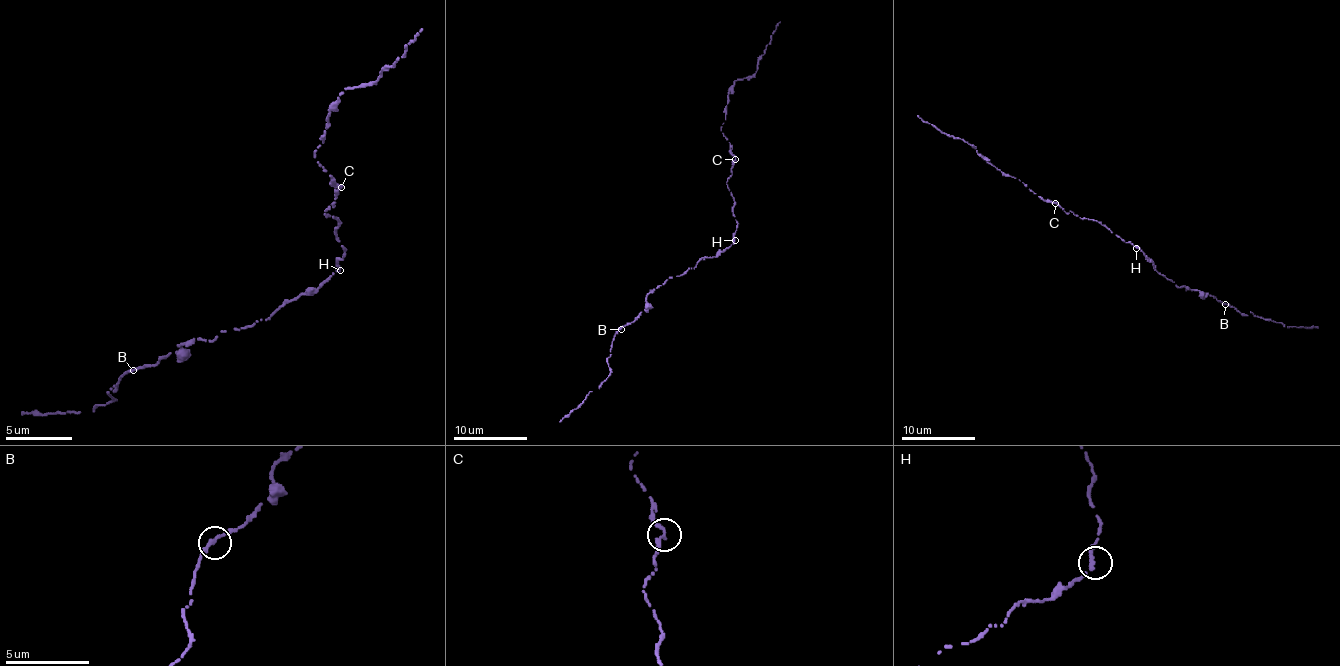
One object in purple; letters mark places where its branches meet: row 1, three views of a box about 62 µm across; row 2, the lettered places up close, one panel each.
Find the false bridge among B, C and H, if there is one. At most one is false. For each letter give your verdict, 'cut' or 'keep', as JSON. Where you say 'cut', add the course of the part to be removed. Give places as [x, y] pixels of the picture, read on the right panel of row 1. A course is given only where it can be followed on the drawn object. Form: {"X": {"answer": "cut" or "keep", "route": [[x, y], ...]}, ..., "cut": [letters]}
{"B": {"answer": "keep"}, "C": {"answer": "keep"}, "H": {"answer": "keep"}, "cut": []}

